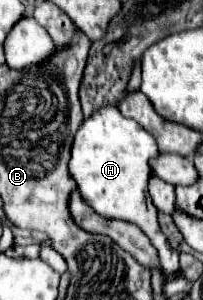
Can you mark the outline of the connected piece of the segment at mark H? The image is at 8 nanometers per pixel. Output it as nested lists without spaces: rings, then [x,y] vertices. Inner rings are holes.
[[[105,107],[95,111],[87,121],[83,121],[81,129],[75,135],[69,171],[79,185],[81,195],[89,201],[89,205],[109,219],[121,219],[135,223],[159,251],[163,277],[171,279],[179,269],[179,253],[169,245],[165,233],[159,225],[159,211],[149,195],[149,179],[153,169],[149,161],[159,155],[159,147],[155,139],[133,119],[127,119],[119,113],[117,107]]]

